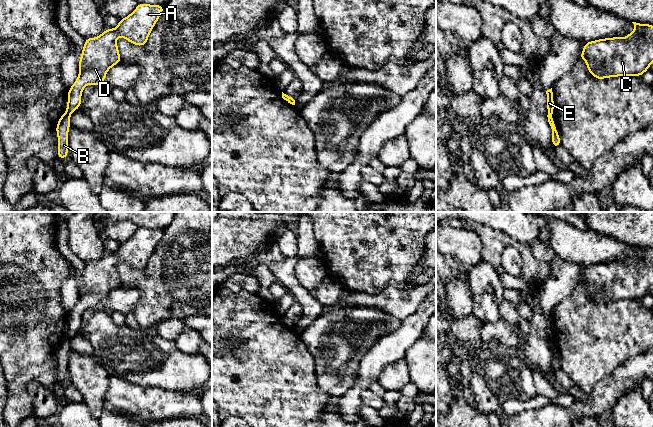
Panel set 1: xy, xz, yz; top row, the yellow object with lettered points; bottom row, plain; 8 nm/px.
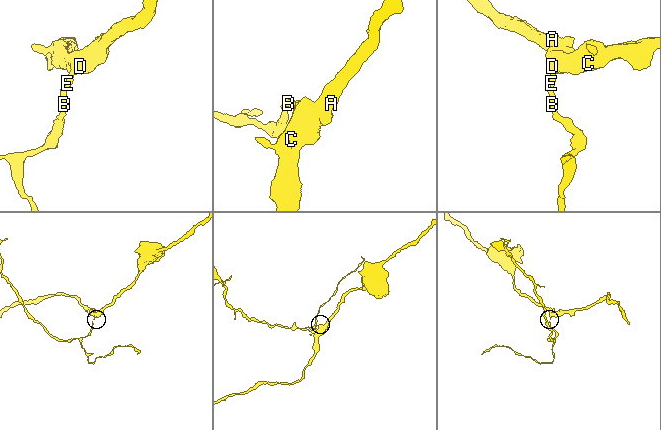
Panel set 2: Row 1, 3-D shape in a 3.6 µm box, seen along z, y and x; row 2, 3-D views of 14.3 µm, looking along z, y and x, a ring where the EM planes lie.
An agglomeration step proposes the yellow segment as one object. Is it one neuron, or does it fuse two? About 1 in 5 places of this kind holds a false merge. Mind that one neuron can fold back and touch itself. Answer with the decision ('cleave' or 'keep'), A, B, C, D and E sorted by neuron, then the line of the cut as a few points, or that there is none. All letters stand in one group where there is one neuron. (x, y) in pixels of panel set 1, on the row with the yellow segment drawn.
cleave; A C D E / B; cut in yz along (548, 111), (552, 114)

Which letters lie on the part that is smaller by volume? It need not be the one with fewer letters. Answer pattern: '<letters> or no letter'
B

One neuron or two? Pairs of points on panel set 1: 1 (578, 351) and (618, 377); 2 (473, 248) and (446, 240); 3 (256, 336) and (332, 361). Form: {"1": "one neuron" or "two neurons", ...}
{"1": "two neurons", "2": "one neuron", "3": "two neurons"}

